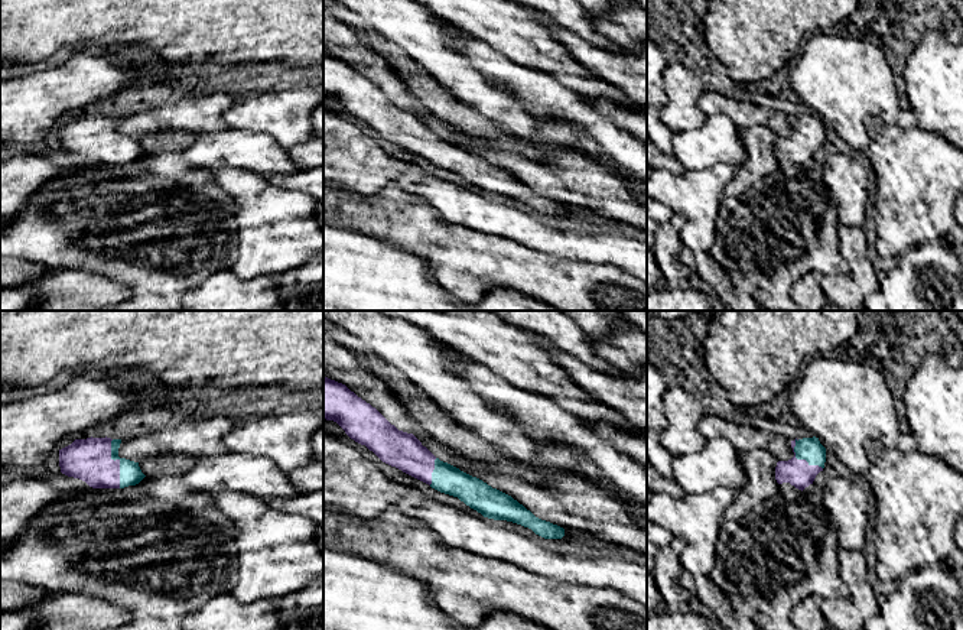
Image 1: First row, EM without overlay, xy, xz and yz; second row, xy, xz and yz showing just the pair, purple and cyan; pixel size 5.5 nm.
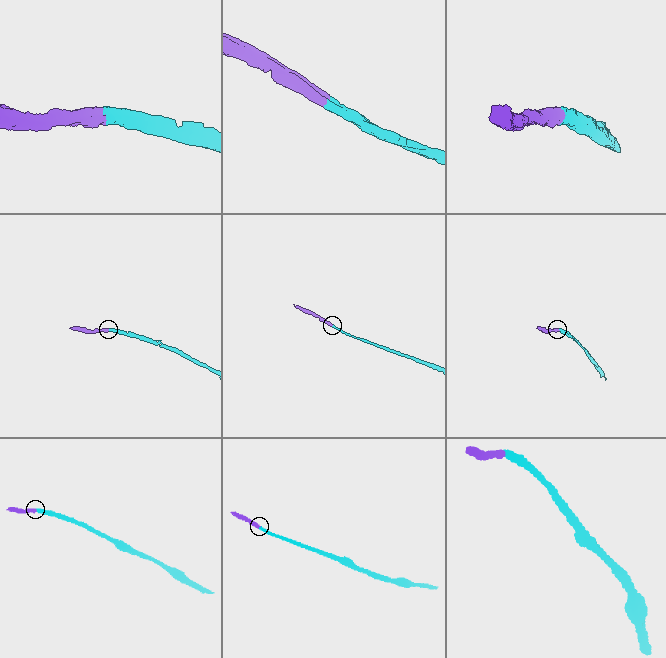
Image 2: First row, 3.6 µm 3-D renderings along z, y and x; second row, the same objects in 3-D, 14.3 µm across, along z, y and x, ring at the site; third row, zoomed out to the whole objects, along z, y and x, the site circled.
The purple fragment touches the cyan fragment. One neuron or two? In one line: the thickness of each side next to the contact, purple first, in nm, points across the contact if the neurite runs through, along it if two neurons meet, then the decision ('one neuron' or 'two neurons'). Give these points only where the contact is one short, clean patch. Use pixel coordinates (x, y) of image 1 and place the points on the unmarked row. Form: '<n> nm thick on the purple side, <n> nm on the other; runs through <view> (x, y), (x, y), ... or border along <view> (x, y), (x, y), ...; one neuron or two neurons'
240 nm thick on the purple side, 130 nm on the other; runs through xy (90, 136), (119, 139), (130, 150); one neuron

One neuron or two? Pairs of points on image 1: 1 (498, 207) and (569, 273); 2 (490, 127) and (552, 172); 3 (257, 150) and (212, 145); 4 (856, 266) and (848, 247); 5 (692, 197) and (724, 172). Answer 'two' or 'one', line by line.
1: two
2: two
3: one
4: one
5: one

